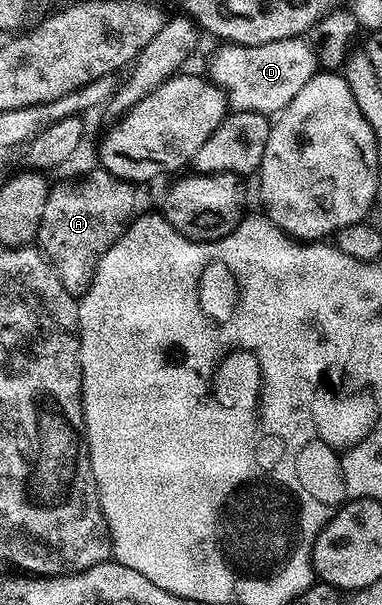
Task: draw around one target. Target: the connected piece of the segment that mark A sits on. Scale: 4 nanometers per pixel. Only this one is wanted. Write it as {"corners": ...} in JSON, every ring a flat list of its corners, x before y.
{"corners":[[98,170,83,176,80,180,63,180,60,184,52,183,45,198,45,214,41,214,41,226,37,237,37,247,51,263,53,271,61,278,61,286,69,294,81,298,93,282,93,274,101,258,125,234,125,230,139,216,148,215,151,208,151,192,143,184,134,184,123,176,114,176,112,172]]}

